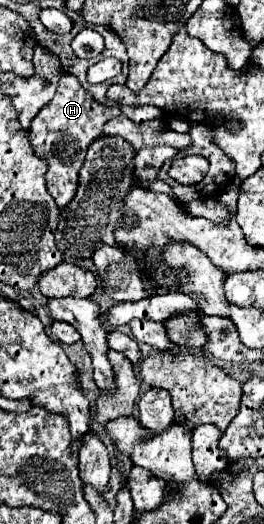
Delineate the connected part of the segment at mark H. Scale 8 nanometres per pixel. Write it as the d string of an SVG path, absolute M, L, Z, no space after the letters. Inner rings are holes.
M63 73L59 79L59 89L51 103L41 109L41 113L31 121L29 137L35 155L47 163L47 191L53 195L59 209L63 209L77 191L77 175L83 165L87 147L91 141L103 135L103 125L119 117L119 107L105 107L101 105L89 91L83 91L79 79L71 73Z

